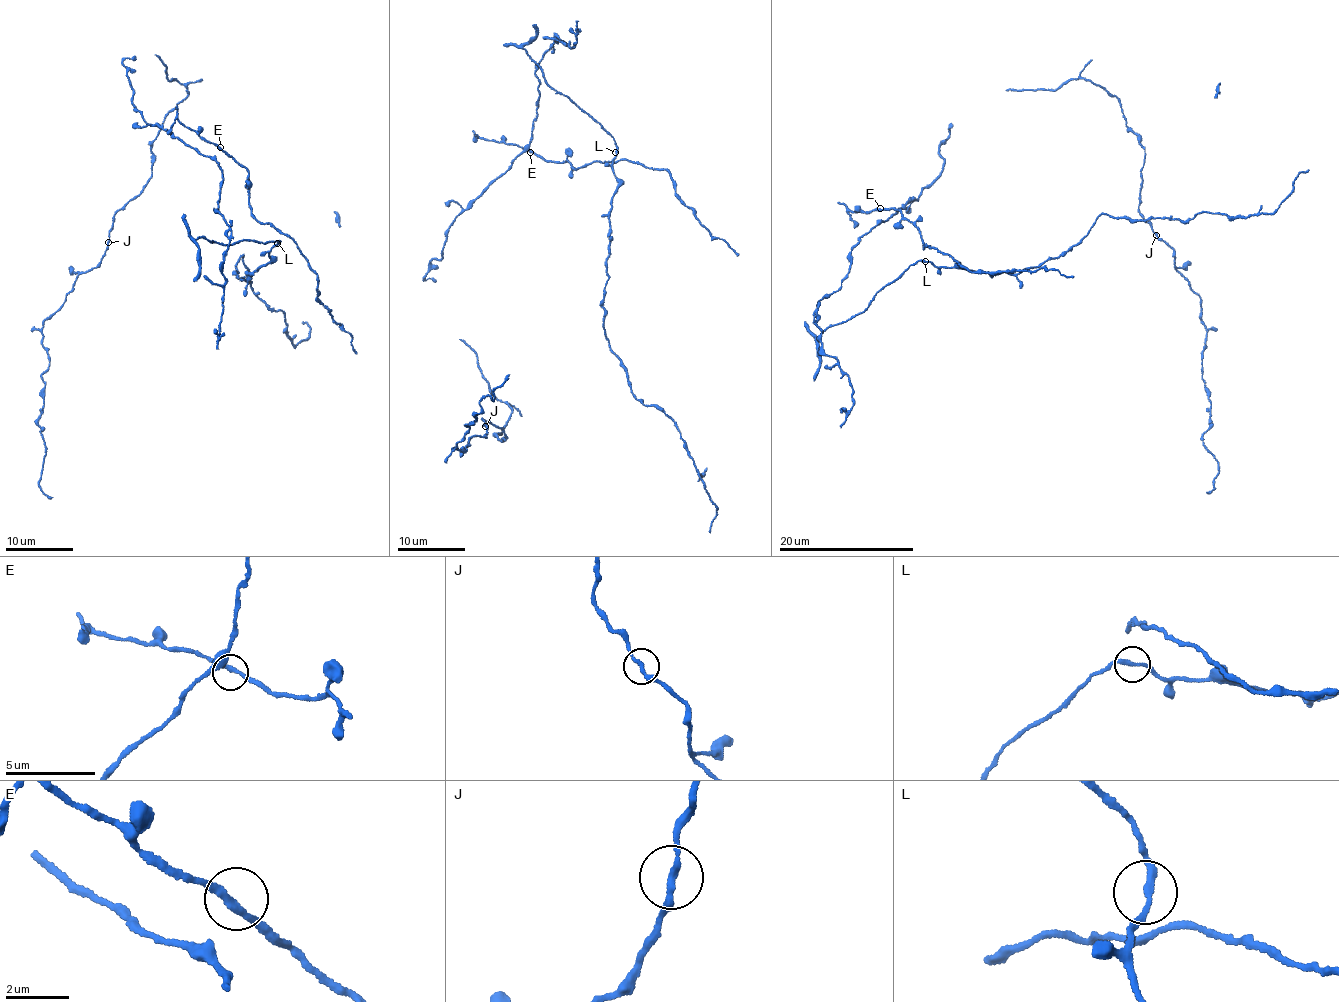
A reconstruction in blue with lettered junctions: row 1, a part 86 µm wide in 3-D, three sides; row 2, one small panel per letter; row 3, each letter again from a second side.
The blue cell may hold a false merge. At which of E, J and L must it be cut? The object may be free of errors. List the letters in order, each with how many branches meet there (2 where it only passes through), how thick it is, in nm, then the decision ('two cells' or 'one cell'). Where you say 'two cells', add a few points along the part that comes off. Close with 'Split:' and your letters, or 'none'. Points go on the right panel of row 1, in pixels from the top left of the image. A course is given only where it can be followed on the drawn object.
E: 2 | 200 nm | one cell
J: 2 | 220 nm | one cell
L: 2 | 200 nm | one cell
Split: none

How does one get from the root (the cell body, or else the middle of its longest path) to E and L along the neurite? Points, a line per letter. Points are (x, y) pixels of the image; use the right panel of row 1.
E: (850, 264), (850, 248), (877, 223), (880, 208)
L: (850, 264), (815, 311), (823, 351), (836, 362), (827, 369), (817, 338), (925, 261)

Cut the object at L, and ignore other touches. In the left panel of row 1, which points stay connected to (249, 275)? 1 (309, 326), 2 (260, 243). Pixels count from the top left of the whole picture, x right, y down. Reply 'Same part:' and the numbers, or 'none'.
Same part: 1

